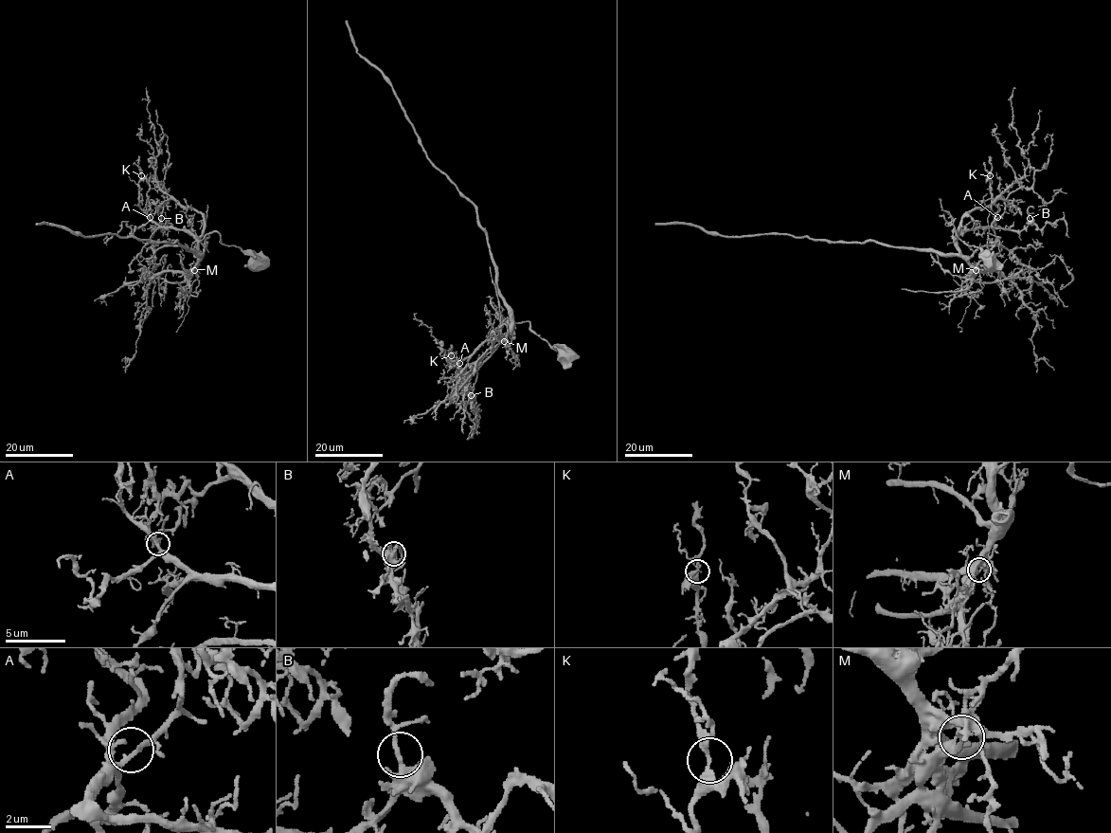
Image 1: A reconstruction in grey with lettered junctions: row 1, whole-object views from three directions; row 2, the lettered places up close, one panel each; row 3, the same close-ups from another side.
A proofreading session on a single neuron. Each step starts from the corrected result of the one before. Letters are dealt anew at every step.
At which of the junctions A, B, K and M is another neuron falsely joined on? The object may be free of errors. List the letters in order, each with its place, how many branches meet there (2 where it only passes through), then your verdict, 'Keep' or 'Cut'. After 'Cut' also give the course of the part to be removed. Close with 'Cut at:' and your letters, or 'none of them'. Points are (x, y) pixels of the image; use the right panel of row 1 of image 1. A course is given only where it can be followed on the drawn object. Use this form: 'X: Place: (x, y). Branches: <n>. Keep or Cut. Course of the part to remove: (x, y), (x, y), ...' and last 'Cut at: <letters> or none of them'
A: Place: (997, 217). Branches: 3. Keep
B: Place: (1030, 218). Branches: 3. Keep
K: Place: (990, 175). Branches: 3. Keep
M: Place: (976, 270). Branches: 3. Cut. Course of the part to remove: (976, 269), (973, 278), (980, 282), (1029, 278), (1057, 300)
Cut at: M

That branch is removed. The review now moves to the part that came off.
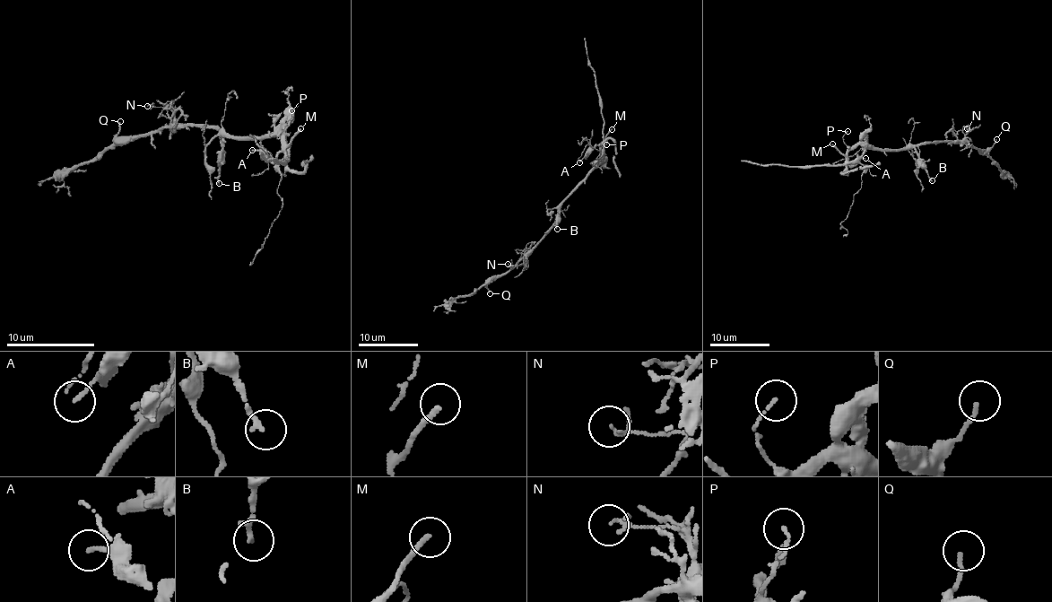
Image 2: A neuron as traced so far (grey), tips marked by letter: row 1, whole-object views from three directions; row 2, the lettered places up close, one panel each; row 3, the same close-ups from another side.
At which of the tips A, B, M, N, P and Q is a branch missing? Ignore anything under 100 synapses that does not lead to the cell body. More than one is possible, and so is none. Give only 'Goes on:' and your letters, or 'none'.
Goes on: M

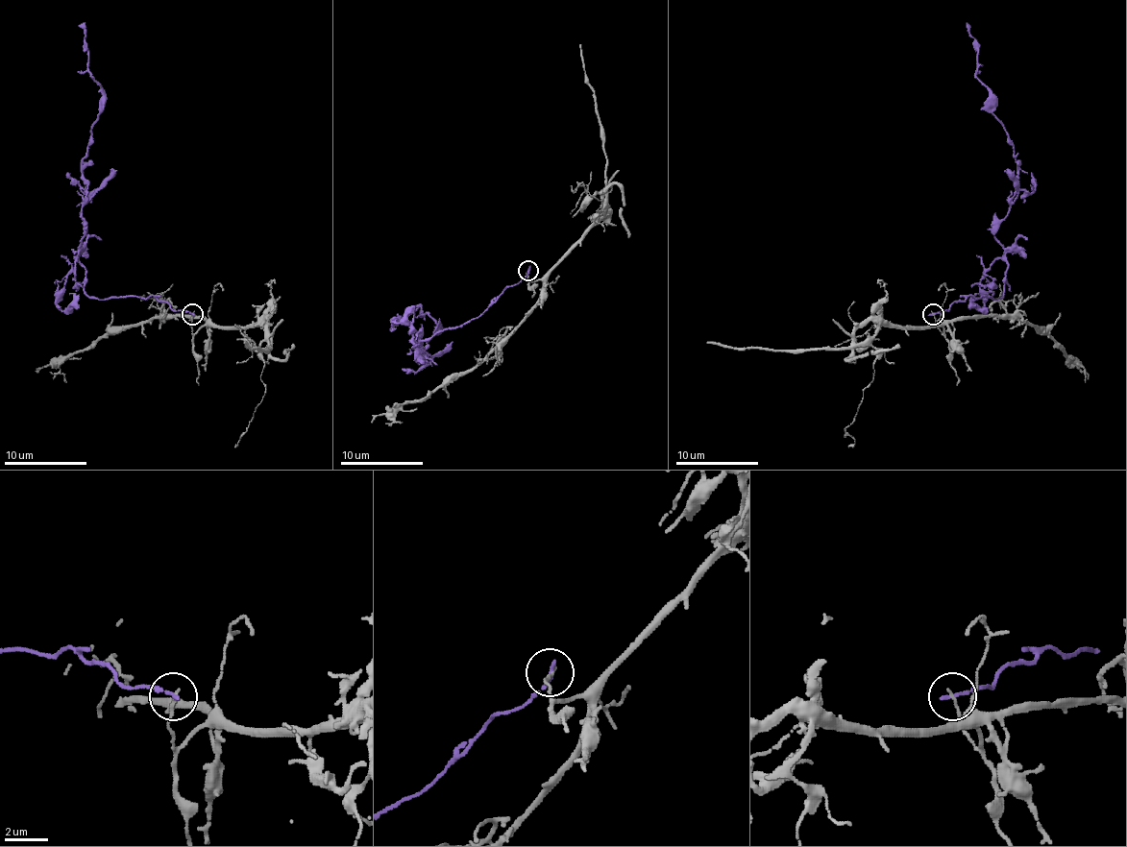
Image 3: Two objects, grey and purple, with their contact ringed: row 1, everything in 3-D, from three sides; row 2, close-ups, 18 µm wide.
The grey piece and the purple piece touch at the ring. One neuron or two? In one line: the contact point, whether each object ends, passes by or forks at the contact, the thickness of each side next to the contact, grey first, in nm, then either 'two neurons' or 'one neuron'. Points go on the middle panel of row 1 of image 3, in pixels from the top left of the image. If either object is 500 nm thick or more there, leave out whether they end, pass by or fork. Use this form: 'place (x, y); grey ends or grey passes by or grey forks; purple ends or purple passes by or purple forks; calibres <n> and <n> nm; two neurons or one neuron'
place (527, 271); grey ends; purple ends; calibres 110 and 190 nm; two neurons

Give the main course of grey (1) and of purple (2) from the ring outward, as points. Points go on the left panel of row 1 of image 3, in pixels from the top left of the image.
1: (191, 314), (189, 326), (196, 333), (204, 326), (264, 325), (270, 337), (270, 348), (250, 348), (243, 341)
2: (191, 314), (148, 296), (99, 300), (85, 289), (82, 161), (103, 87), (90, 75), (80, 23)

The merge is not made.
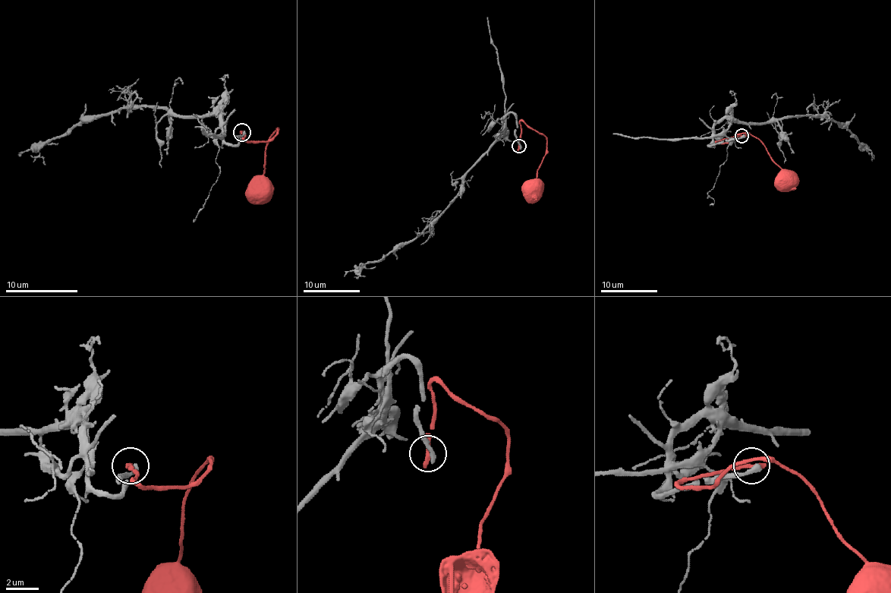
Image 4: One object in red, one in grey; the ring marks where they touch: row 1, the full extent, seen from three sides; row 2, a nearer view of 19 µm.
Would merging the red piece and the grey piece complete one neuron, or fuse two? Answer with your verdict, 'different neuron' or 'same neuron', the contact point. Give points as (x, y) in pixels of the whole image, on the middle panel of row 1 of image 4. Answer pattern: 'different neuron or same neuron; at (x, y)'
different neuron; at (519, 146)

